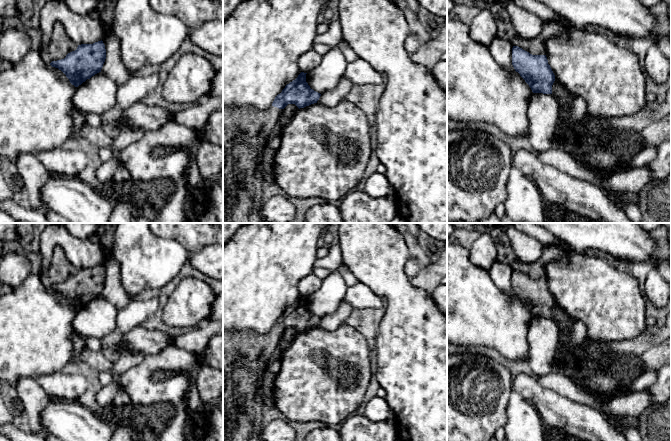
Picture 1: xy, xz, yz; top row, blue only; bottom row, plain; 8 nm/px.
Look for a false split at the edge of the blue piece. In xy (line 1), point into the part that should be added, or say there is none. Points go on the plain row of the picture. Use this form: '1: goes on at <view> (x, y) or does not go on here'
1: does not go on here

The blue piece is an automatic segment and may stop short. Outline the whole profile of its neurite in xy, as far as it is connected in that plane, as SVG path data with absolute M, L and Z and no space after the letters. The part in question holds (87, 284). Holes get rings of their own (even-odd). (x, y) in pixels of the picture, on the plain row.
M101 264L93 268L78 269L77 273L68 277L64 283L52 285L50 289L61 294L70 307L78 311L101 296L105 283L106 273Z

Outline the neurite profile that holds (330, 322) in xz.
M342 301L334 313L321 318L317 327L328 331L333 331L345 322L352 311L353 308L346 301Z

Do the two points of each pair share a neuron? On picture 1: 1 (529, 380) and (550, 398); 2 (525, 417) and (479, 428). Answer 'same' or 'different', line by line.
1: same
2: different

